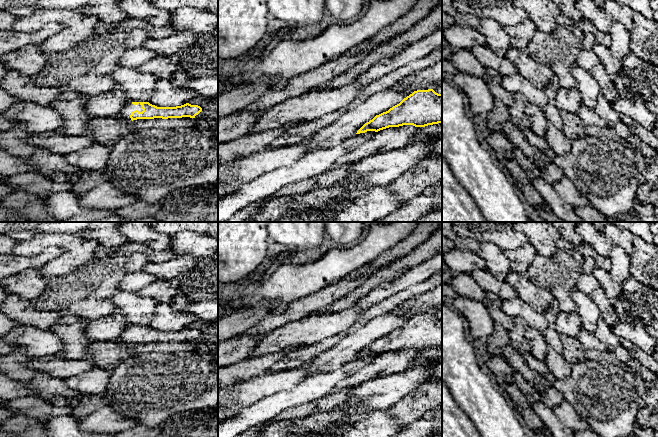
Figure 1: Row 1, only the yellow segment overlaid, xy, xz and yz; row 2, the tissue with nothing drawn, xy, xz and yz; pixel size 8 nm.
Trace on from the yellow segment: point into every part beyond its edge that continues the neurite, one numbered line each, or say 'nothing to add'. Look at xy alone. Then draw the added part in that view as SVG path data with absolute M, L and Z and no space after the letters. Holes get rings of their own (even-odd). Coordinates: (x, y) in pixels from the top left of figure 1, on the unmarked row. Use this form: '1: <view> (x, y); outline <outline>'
1: xy (125, 336); outline M127 326L127 328L117 337L118 342L126 343L128 345L132 345L130 339L133 335L138 334L142 336L142 330L140 327L138 329L134 329L132 326Z

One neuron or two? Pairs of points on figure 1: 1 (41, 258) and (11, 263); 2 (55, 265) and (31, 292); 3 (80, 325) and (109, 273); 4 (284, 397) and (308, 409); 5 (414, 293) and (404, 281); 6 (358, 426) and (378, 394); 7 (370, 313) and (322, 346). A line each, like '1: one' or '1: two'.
1: one
2: two
3: two
4: two
5: two
6: two
7: one

